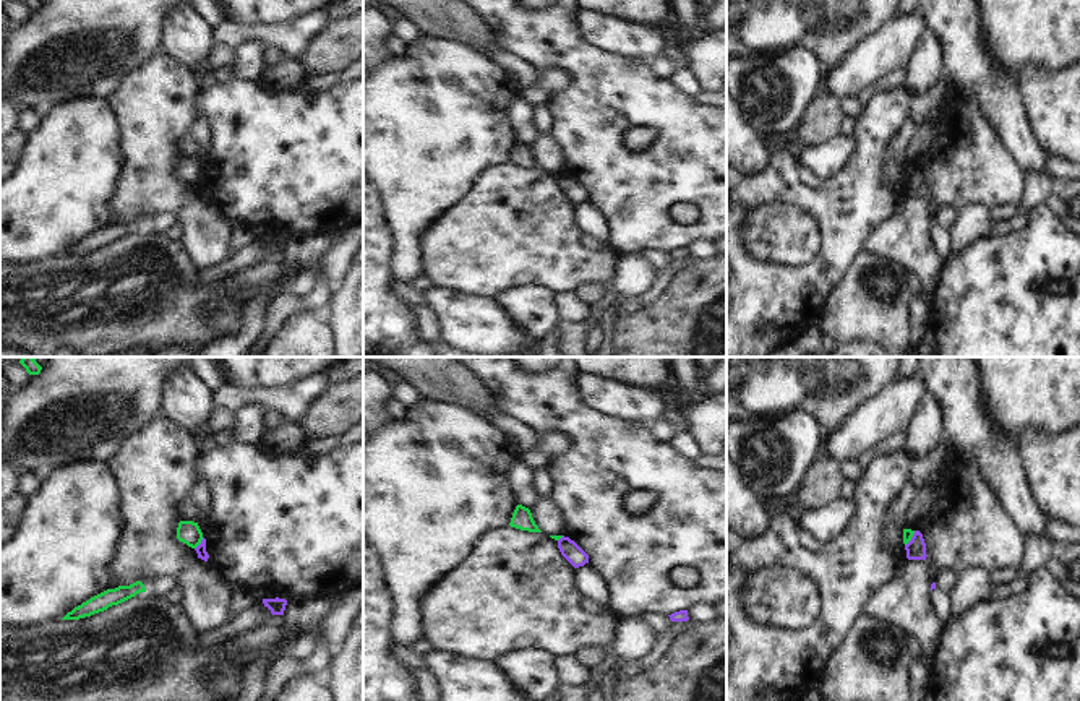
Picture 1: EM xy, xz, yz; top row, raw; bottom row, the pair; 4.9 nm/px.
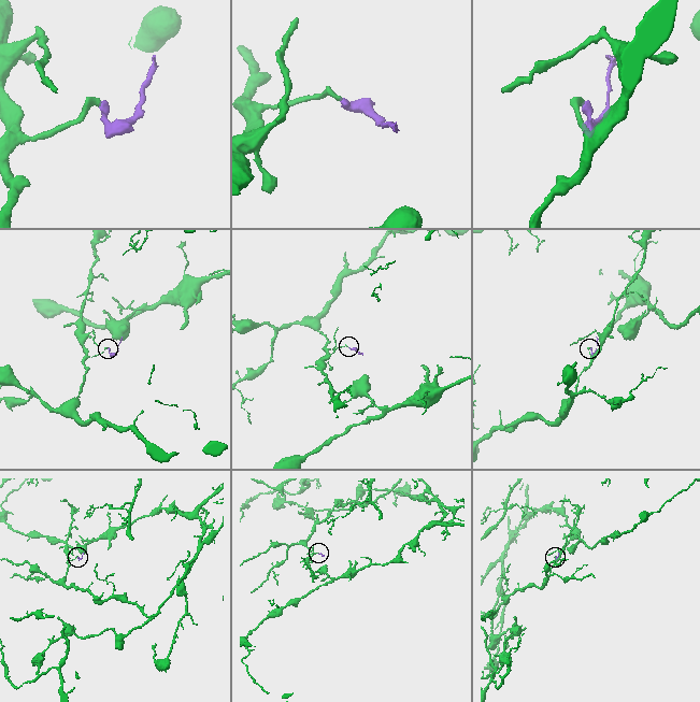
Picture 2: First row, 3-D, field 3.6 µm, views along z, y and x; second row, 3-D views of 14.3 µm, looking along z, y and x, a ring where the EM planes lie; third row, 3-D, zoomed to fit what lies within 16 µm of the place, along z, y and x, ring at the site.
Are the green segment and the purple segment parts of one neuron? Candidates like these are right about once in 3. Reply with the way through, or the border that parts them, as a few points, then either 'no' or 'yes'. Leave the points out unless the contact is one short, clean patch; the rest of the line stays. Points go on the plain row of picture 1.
border xy (203, 174), (195, 185); no

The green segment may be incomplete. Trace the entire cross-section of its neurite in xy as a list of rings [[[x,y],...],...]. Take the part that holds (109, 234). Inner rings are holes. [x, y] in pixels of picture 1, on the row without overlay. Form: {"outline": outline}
{"outline": [[[136,217],[130,222],[118,222],[115,226],[107,226],[81,242],[75,243],[68,248],[62,256],[79,256],[84,253],[91,253],[94,250],[104,248],[112,242],[118,242],[139,229],[146,229],[146,224],[141,217]]]}

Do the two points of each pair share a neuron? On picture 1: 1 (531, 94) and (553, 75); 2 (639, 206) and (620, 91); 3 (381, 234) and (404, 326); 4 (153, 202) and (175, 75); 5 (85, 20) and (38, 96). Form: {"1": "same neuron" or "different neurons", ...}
{"1": "same neuron", "2": "same neuron", "3": "same neuron", "4": "same neuron", "5": "same neuron"}

